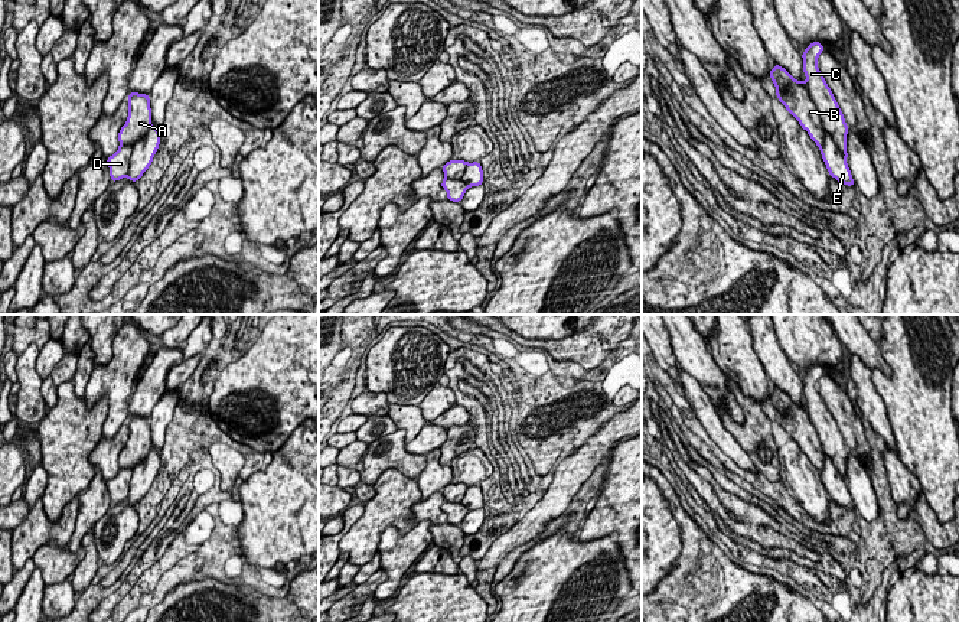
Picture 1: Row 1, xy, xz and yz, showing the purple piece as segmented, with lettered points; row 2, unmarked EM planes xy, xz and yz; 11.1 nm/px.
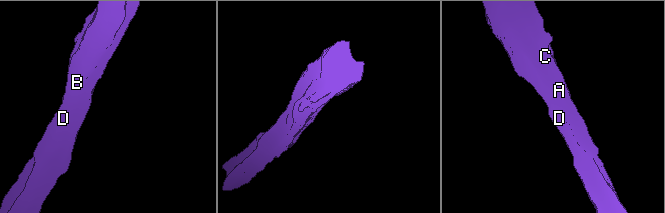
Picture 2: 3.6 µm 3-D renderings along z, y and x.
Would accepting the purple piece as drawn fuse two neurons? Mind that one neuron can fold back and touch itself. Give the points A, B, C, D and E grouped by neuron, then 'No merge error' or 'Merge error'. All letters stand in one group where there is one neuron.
Groups: A B C D / E. Merge error

